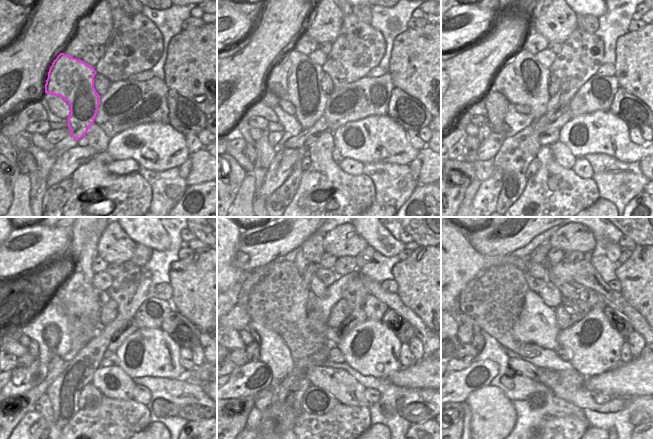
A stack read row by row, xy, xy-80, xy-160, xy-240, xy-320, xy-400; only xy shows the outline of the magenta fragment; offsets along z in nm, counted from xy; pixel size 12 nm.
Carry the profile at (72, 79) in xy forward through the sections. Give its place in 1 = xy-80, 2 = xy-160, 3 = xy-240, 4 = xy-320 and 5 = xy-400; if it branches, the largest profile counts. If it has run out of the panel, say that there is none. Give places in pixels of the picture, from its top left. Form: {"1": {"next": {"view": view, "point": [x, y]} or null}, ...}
{"1": {"next": {"view": "xy-80", "point": [295, 78]}}, "2": {"next": {"view": "xy-160", "point": [523, 80]}}, "3": {"next": {"view": "xy-240", "point": [76, 297]}}, "4": {"next": {"view": "xy-320", "point": [311, 268]}}, "5": {"next": {"view": "xy-400", "point": [541, 254]}}}

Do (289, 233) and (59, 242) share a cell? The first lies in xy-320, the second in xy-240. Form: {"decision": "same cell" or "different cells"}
{"decision": "same cell"}

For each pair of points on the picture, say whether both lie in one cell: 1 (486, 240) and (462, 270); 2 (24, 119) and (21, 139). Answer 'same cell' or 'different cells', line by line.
1: different cells
2: different cells

